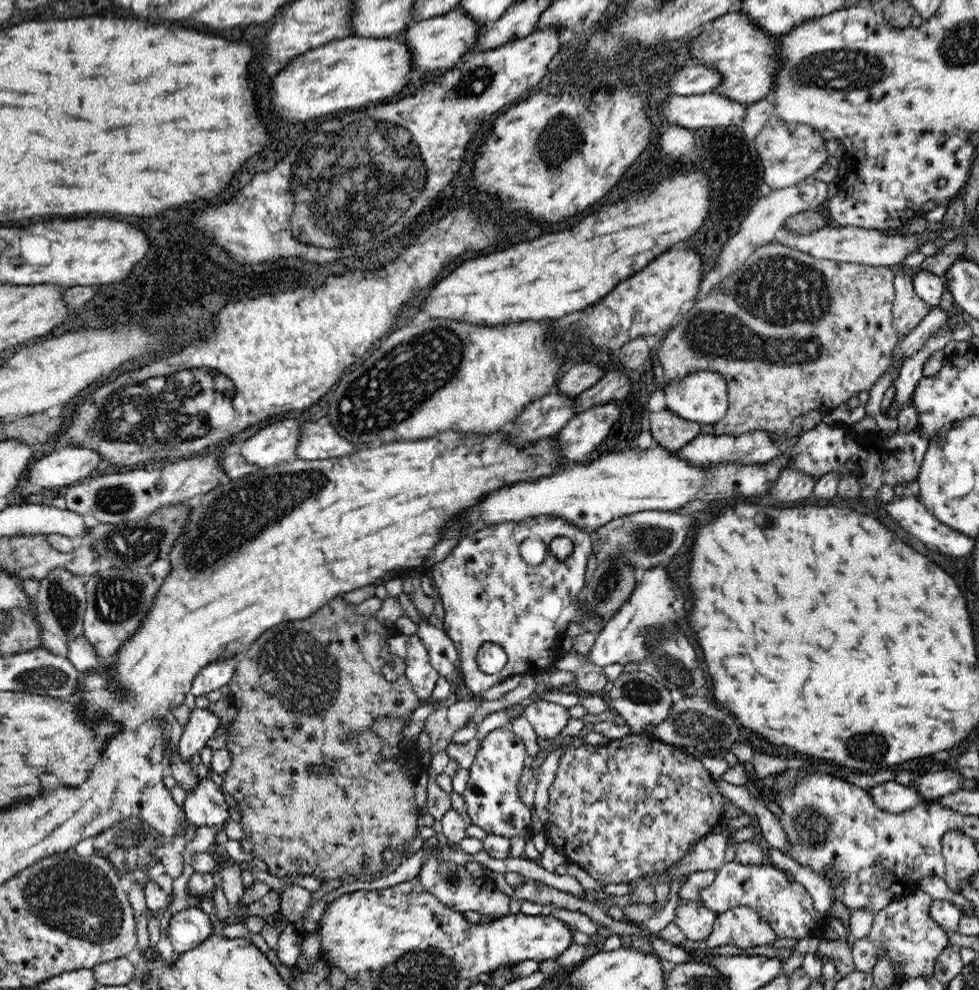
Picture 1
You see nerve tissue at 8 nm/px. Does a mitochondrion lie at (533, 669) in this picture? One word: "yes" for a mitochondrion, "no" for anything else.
no

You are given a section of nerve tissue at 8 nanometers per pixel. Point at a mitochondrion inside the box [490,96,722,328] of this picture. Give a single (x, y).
(563, 138)

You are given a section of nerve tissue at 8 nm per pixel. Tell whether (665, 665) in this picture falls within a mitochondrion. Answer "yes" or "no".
yes

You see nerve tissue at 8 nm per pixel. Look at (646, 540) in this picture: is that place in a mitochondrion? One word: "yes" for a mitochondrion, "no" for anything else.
yes

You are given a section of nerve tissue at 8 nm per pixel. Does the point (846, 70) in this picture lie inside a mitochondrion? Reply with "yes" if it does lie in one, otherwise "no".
yes

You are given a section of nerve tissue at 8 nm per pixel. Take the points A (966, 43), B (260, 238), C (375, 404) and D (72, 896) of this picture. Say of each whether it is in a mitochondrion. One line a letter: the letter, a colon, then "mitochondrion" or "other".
A: mitochondrion
B: other
C: mitochondrion
D: mitochondrion

